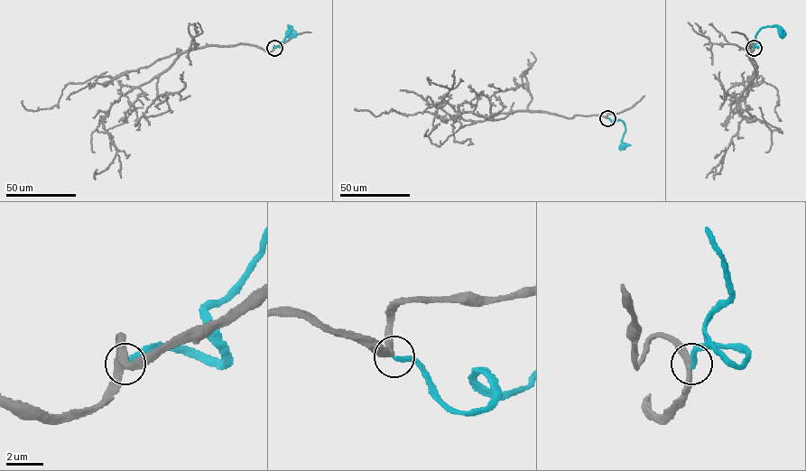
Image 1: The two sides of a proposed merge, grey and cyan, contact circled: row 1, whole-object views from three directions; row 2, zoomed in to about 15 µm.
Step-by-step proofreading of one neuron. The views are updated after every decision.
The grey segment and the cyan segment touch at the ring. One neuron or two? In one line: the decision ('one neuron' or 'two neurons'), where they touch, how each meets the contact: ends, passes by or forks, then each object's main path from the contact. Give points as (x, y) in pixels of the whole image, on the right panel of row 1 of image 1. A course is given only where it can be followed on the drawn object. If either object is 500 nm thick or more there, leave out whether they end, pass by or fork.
two neurons | (754, 48) | grey passes by | cyan ends | grey via (754, 47), (747, 46), (746, 53), (755, 76), (737, 112), (782, 132), (759, 107) | cyan via (754, 47), (758, 47), (755, 44), (755, 35), (762, 28), (775, 25), (782, 32)

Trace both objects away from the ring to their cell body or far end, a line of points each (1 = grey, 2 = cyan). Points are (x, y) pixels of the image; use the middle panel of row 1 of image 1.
1: (607, 118), (515, 111), (489, 119), (456, 111), (444, 100), (428, 137), (439, 146), (460, 126), (477, 123)
2: (607, 118), (614, 122), (615, 119), (620, 120), (625, 125), (622, 146)

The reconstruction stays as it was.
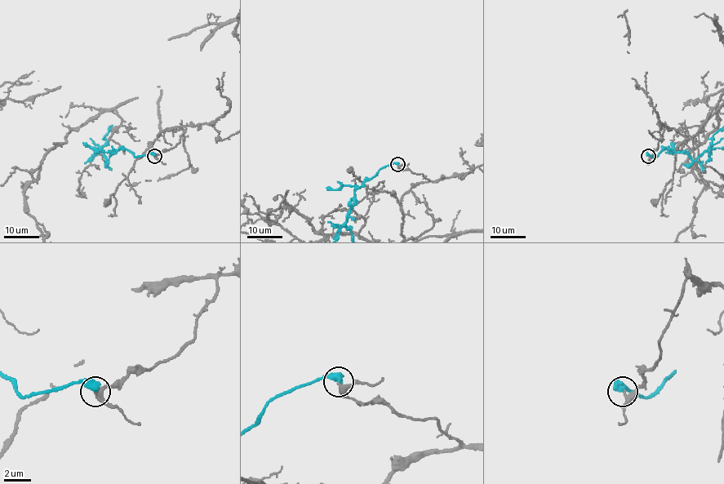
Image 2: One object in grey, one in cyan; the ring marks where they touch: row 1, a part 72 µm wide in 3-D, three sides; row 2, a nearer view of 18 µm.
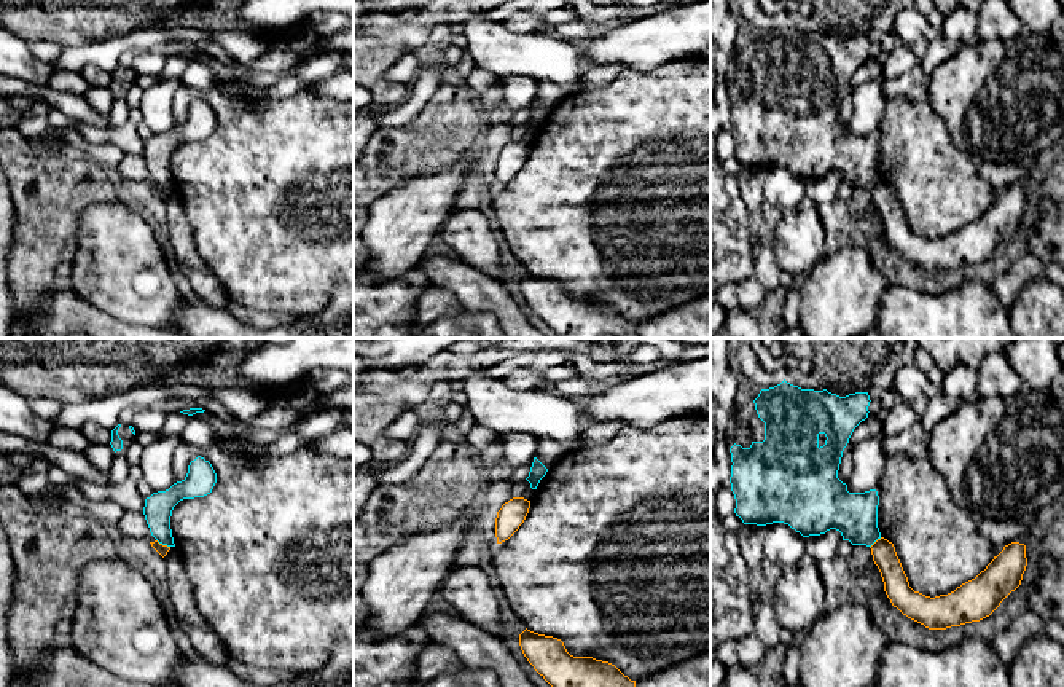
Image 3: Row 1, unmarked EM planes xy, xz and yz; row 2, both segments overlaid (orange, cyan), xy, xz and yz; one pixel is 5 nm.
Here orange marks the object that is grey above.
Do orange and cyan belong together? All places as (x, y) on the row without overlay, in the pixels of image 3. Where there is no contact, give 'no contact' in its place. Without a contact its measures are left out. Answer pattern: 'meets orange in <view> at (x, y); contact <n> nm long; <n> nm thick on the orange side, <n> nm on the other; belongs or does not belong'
meets orange in xy at (161, 187); contact 80 nm long; 50 nm thick on the orange side, 140 nm on the other; does not belong

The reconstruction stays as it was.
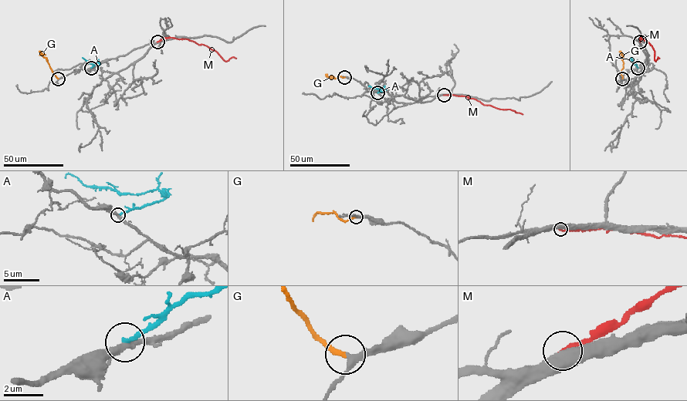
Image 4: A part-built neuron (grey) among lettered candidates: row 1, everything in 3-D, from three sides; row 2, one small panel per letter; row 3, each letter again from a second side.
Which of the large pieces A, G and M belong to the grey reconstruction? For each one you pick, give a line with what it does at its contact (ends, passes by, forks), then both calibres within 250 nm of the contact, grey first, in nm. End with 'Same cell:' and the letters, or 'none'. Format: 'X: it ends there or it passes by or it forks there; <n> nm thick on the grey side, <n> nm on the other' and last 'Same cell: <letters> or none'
G: it ends there; 280 nm thick on the grey side, 220 nm on the other
Same cell: G

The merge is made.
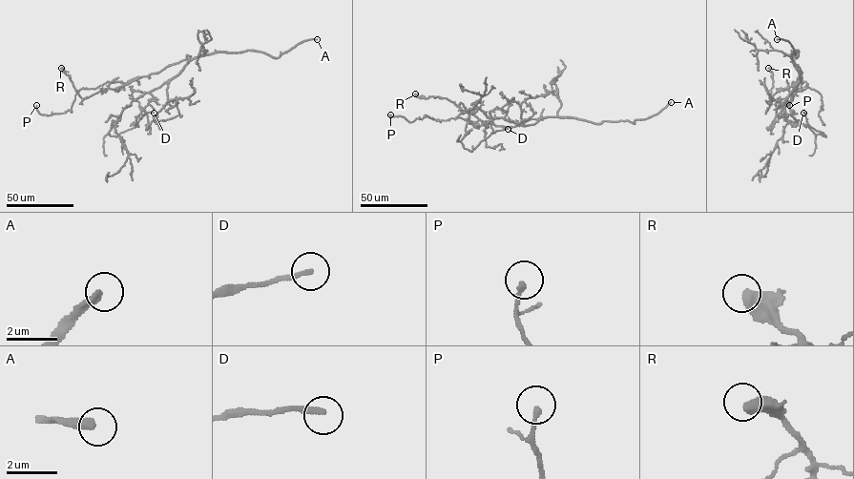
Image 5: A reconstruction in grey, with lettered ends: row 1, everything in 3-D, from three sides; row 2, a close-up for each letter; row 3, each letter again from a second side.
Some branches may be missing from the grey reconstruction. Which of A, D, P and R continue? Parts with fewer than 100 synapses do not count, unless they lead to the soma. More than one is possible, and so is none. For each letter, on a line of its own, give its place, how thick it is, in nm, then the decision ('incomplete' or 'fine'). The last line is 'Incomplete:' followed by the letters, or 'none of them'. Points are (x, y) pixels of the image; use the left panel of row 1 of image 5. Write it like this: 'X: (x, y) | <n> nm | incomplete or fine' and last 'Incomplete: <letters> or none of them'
A: (317, 39) | 300 nm | incomplete
D: (154, 113) | 200 nm | fine
P: (36, 105) | 190 nm | fine
R: (61, 68) | 550 nm | fine
Incomplete: A

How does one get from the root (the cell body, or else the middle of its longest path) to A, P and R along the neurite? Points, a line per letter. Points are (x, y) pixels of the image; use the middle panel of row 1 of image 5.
A: (539, 119), (570, 116), (595, 124), (620, 120), (634, 123), (635, 119), (658, 114), (671, 102)
P: (539, 119), (503, 127), (458, 117), (438, 120), (426, 114), (408, 122), (402, 116), (390, 114)
R: (539, 119), (544, 117), (530, 119), (513, 127), (496, 126), (484, 122), (446, 98), (421, 98), (415, 93)

